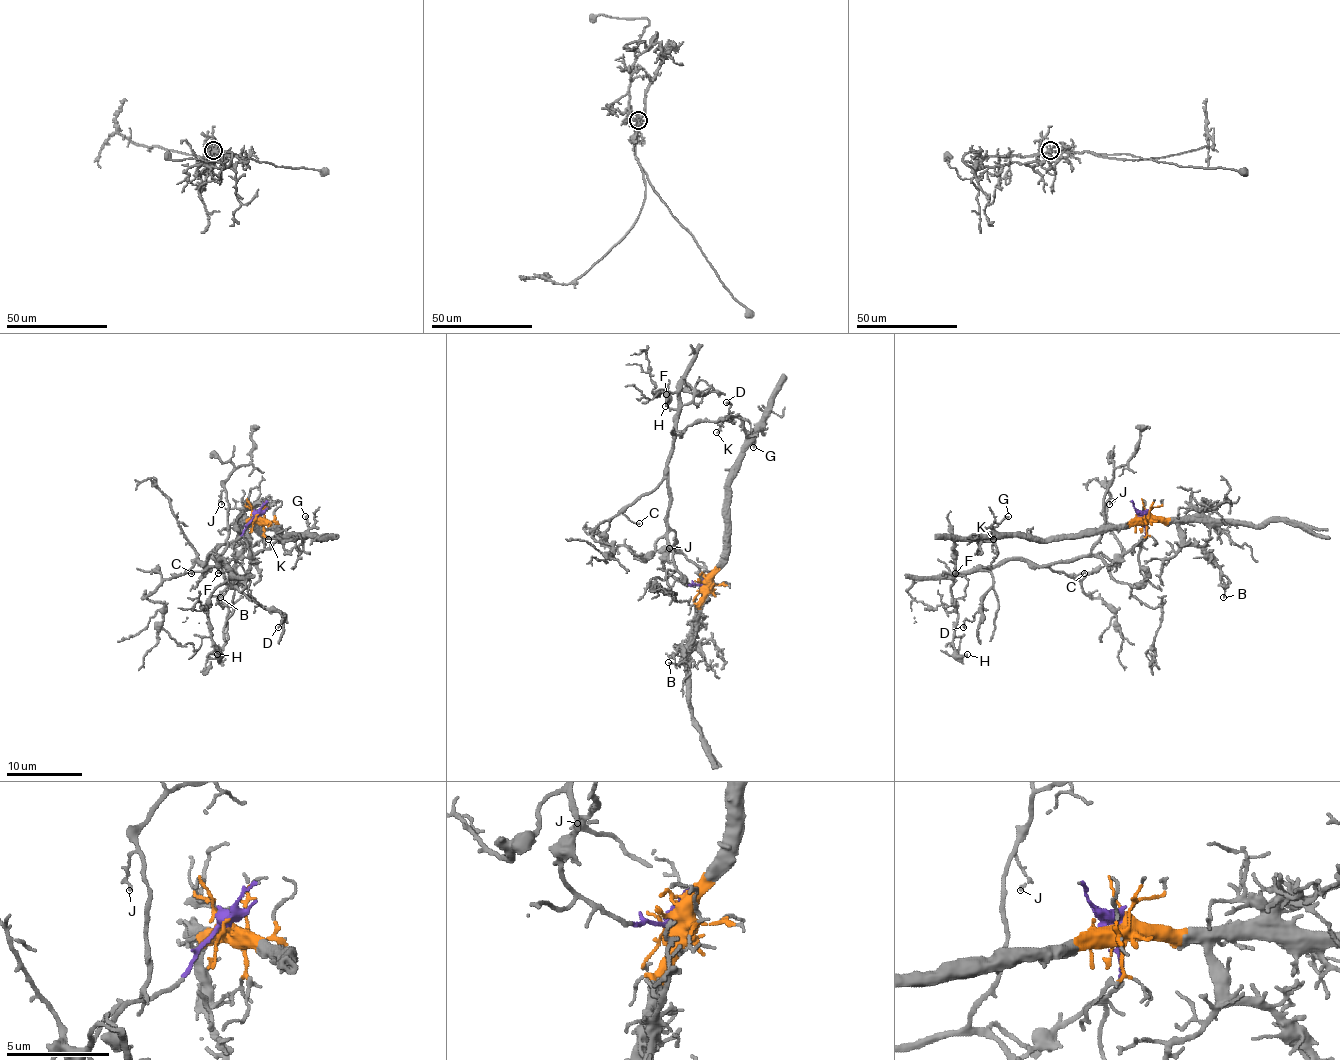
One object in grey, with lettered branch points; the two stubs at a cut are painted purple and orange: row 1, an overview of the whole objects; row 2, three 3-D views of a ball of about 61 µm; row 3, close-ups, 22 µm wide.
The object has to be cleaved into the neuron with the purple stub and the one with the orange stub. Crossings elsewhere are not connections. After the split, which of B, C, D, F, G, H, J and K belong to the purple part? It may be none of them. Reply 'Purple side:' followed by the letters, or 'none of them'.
Purple side: C, D, F, H, J

